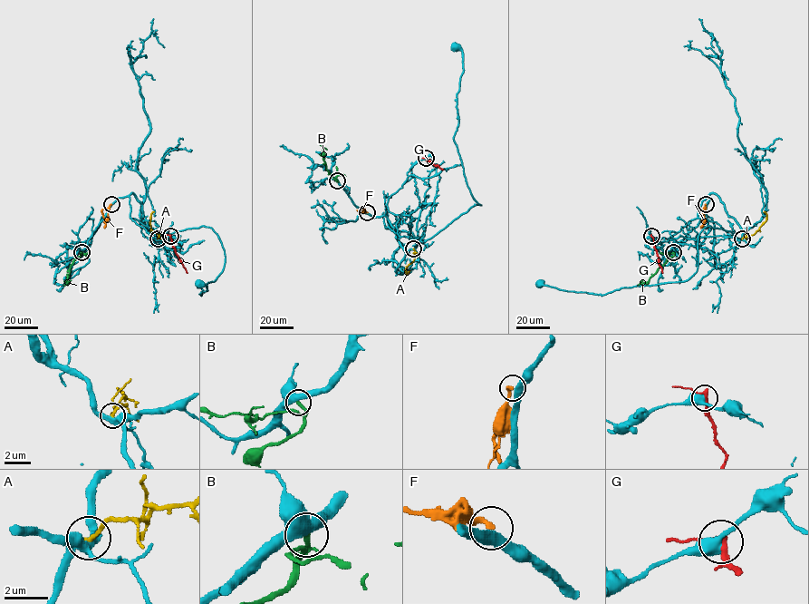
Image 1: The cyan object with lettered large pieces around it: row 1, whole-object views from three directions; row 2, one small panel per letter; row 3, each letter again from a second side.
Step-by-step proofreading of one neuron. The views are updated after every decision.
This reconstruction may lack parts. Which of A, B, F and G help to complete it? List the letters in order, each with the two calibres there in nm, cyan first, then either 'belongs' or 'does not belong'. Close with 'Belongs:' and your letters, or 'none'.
A: 360/200 nm | does not belong
B: 500/260 nm | does not belong
F: 360/240 nm | does not belong
G: 480/240 nm | does not belong
Belongs: none

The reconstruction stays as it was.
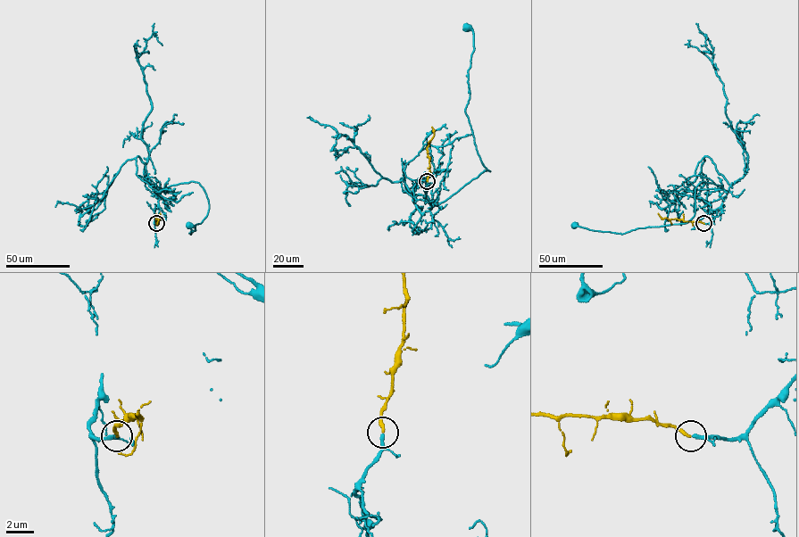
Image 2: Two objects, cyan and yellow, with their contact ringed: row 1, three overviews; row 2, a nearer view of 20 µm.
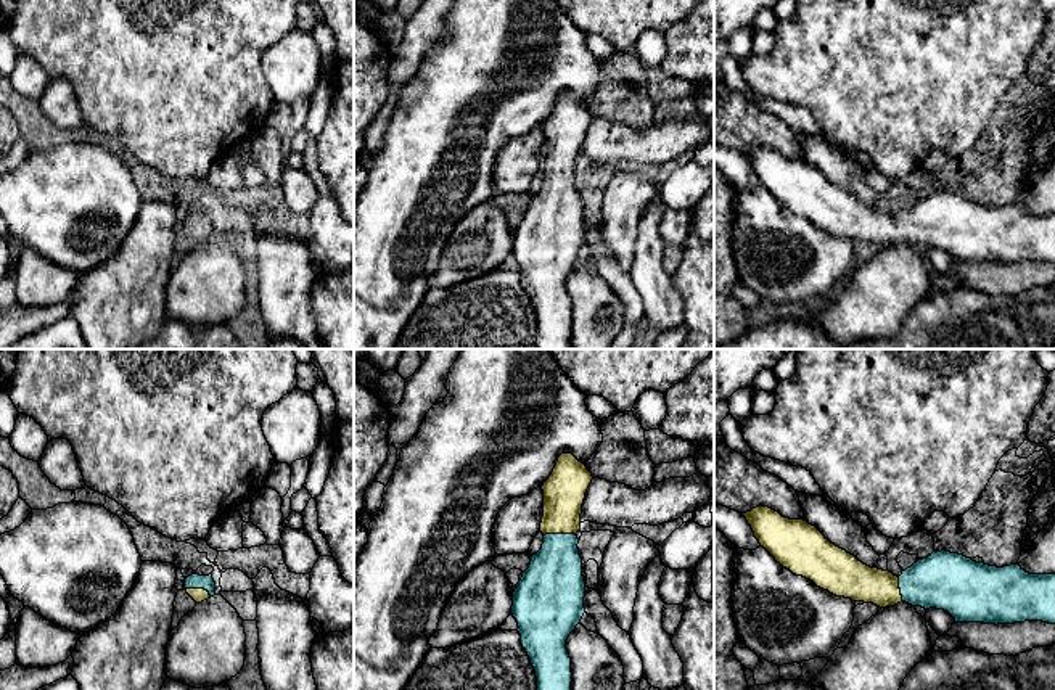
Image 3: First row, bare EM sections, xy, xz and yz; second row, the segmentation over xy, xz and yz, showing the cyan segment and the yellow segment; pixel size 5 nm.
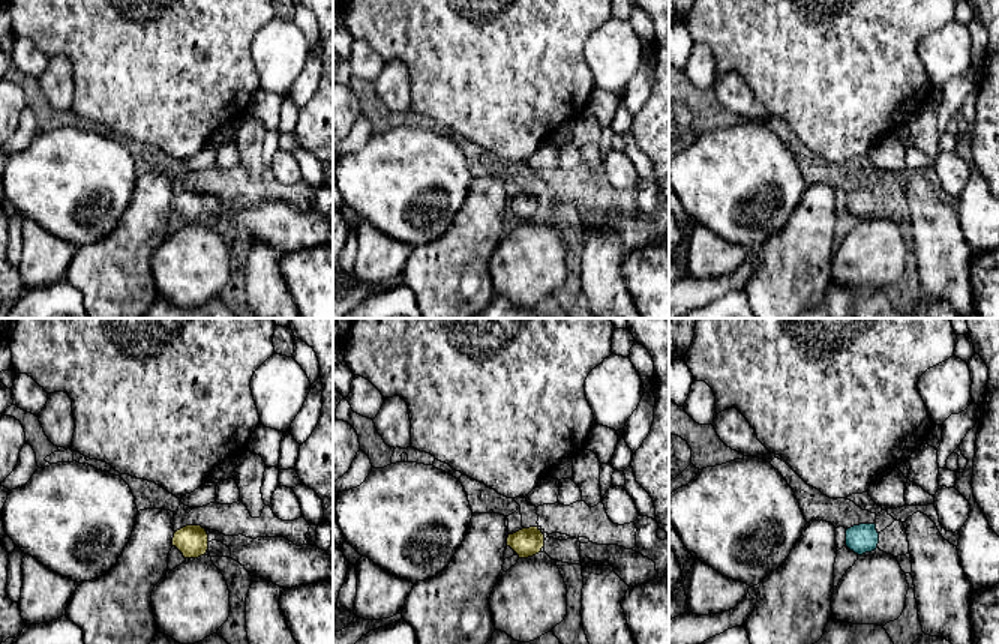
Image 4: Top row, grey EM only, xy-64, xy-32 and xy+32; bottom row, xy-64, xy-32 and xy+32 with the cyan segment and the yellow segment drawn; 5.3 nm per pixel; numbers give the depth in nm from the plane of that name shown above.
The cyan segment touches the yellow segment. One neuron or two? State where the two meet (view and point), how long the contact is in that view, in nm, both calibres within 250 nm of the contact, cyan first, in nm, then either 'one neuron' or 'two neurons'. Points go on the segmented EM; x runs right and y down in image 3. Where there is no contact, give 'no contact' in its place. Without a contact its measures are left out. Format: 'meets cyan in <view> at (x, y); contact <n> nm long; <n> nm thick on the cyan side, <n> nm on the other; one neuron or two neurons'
meets cyan in xz at (558, 534); contact 160 nm long; 300 nm thick on the cyan side, 200 nm on the other; one neuron

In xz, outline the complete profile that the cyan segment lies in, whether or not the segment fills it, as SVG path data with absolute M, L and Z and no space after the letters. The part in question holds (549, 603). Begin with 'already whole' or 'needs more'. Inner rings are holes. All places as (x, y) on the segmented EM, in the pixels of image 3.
needs more; M561 454L544 483L542 548L531 557L513 592L511 614L537 677L537 690L571 690L569 634L585 608L577 532L593 476L573 454Z

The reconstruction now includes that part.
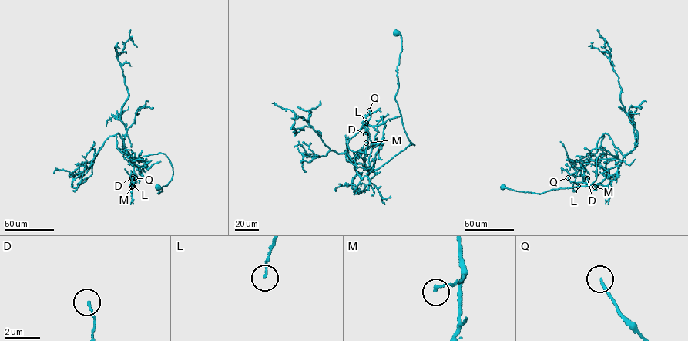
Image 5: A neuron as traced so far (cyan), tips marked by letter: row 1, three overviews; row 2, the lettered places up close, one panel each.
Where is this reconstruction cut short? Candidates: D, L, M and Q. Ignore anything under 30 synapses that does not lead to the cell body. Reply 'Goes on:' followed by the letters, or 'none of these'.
Goes on: none of these

